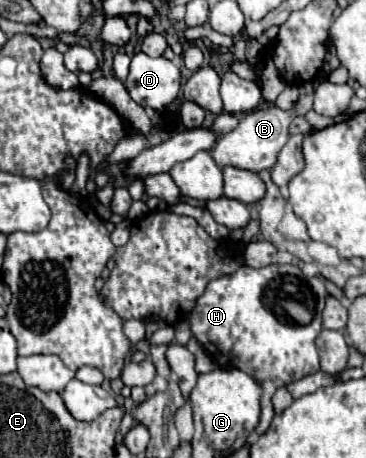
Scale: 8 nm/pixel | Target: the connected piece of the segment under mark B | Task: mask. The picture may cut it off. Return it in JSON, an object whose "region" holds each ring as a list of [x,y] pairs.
{"region":[[[314,91],[309,95],[301,95],[293,108],[293,111],[283,111],[277,109],[275,105],[265,105],[261,109],[253,109],[249,113],[245,113],[239,121],[239,125],[225,133],[219,143],[213,147],[211,155],[215,159],[215,163],[219,167],[225,165],[233,165],[239,169],[249,169],[249,171],[263,171],[263,169],[273,169],[273,165],[277,163],[277,155],[281,151],[281,147],[289,141],[289,125],[295,117],[303,116],[313,107]]]}

